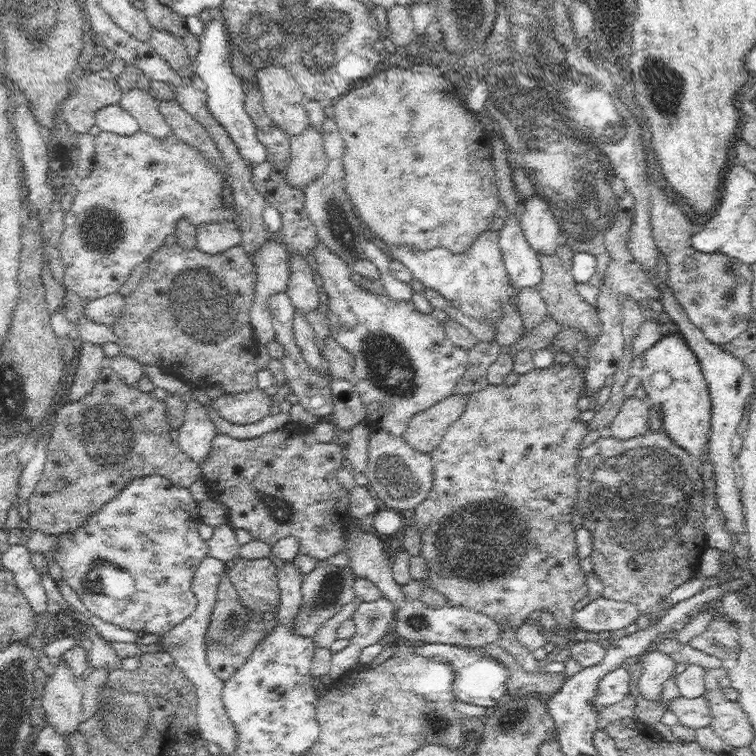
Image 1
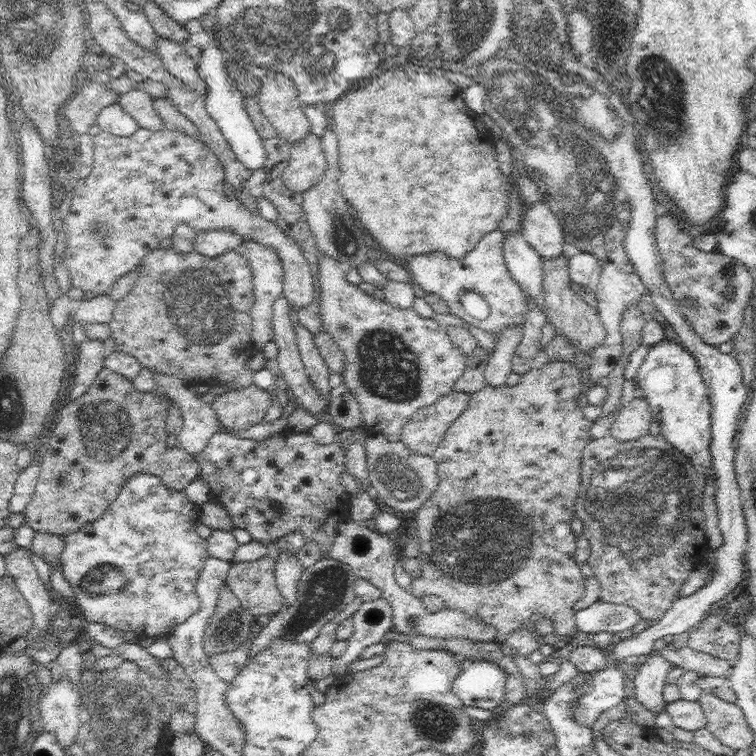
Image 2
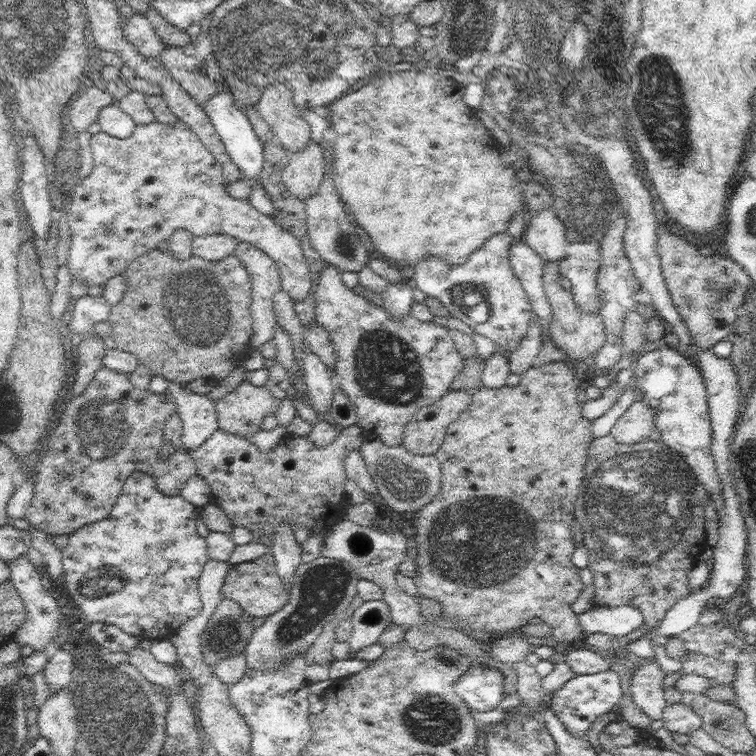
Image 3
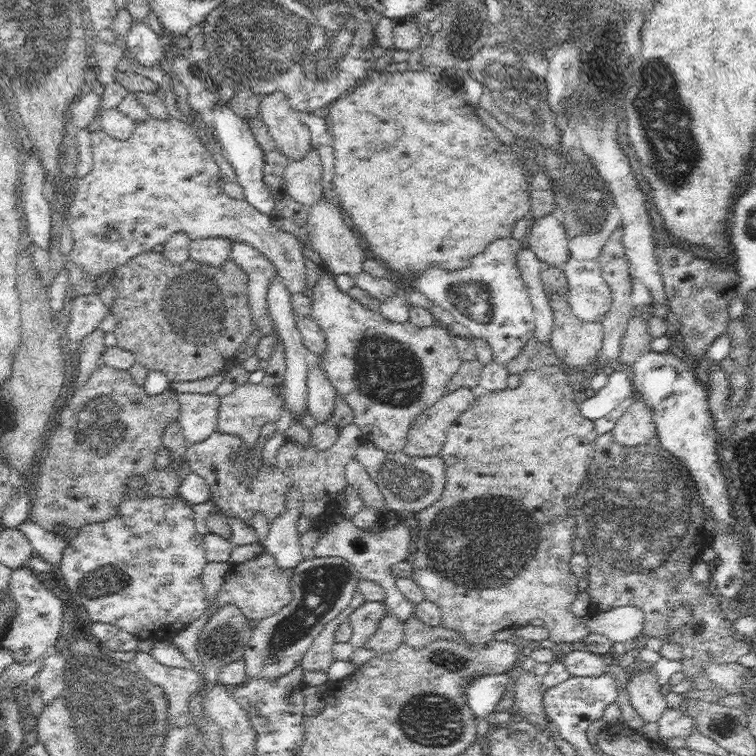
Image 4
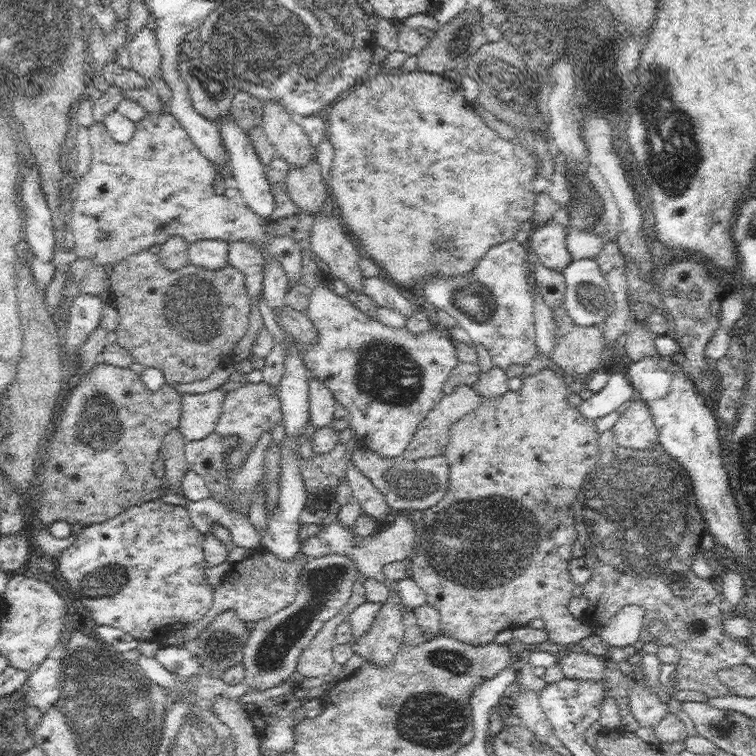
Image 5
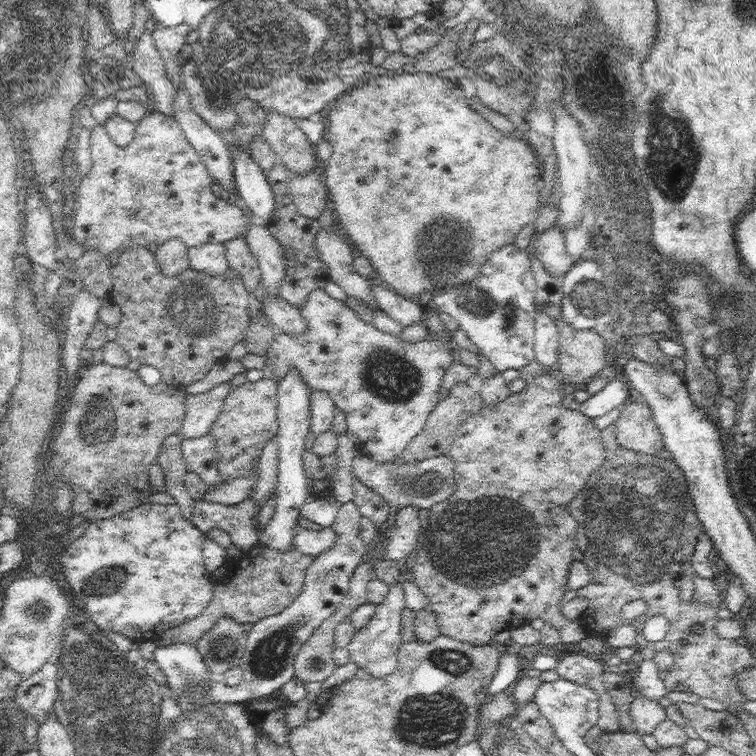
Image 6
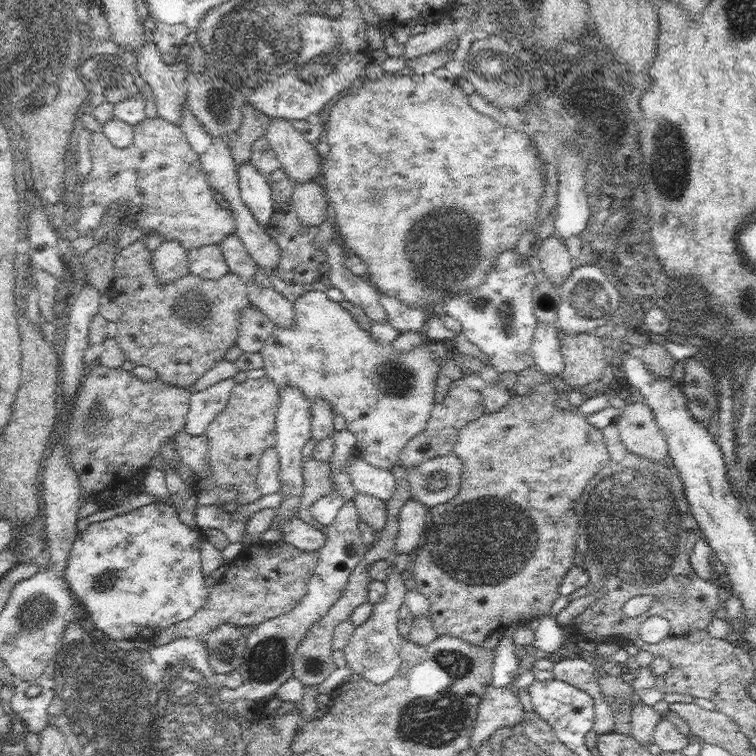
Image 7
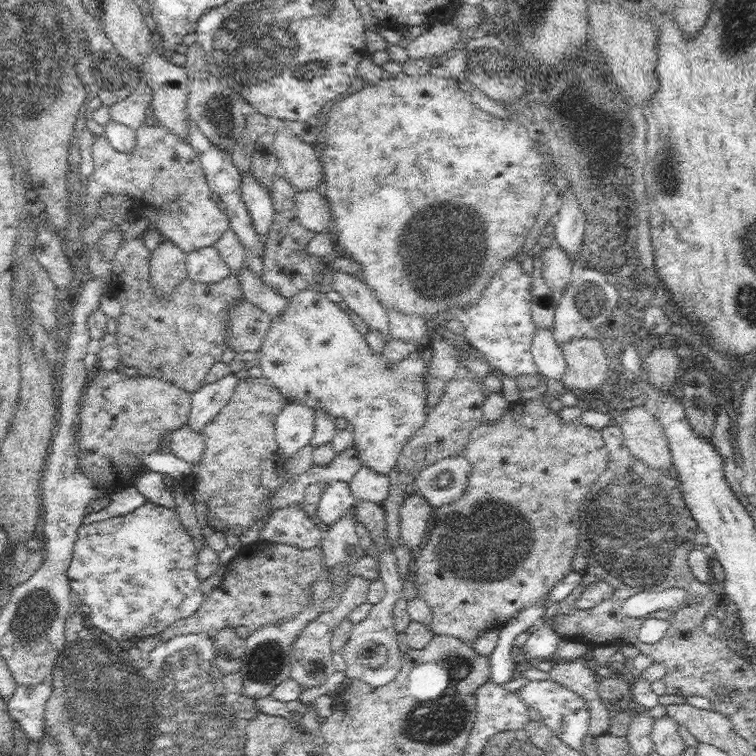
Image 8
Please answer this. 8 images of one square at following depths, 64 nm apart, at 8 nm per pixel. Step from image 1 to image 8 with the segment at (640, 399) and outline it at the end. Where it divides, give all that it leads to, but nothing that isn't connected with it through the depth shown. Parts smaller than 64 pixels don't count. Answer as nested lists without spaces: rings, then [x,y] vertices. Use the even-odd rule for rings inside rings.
[[[630,408],[620,415],[617,422],[633,457],[641,460],[650,469],[662,472],[673,469],[669,442],[663,426],[646,408]]]

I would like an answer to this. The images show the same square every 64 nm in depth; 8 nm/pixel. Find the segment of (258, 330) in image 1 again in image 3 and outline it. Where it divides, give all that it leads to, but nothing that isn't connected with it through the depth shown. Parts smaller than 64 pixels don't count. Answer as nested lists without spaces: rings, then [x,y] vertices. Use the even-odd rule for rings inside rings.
[[[239,242],[235,248],[235,255],[244,263],[246,270],[251,278],[251,317],[252,317],[252,337],[251,348],[259,349],[264,342],[273,339],[274,328],[276,327],[277,318],[273,311],[273,296],[281,288],[279,268],[276,262],[272,260],[263,250],[250,242]]]

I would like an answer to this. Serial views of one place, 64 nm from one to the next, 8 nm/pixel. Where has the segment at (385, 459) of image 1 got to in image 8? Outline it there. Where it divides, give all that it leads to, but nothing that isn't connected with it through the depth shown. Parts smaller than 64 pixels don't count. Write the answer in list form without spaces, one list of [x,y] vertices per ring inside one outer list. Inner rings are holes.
[[[462,454],[439,460],[420,471],[414,479],[416,494],[424,495],[433,507],[456,502],[466,489],[472,471],[470,465],[471,462]],[[360,466],[358,473],[352,477],[349,488],[355,500],[369,500],[382,505],[382,501],[388,496],[390,480],[386,475],[380,475],[368,467]]]

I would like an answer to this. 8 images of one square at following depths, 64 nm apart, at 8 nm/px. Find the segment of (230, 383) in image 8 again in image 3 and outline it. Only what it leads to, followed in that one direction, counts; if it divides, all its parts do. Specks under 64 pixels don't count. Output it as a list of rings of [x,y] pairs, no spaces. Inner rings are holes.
[[[166,380],[166,393],[176,404],[178,415],[182,420],[182,442],[185,449],[199,447],[219,428],[215,402],[208,396],[192,393],[180,383]]]

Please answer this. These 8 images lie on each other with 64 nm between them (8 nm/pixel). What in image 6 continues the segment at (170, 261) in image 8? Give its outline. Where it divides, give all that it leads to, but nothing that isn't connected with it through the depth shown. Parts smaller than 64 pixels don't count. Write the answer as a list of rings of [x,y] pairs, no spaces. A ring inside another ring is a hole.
[[[180,238],[163,242],[155,255],[164,276],[178,276],[189,267],[189,248]]]

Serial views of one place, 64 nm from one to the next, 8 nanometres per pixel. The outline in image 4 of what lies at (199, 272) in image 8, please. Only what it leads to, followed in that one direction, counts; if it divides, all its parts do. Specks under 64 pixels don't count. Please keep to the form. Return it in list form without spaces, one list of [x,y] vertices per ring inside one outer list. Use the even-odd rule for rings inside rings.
[[[220,236],[194,239],[189,246],[189,258],[196,262],[221,267],[231,258],[232,245],[229,238]]]

